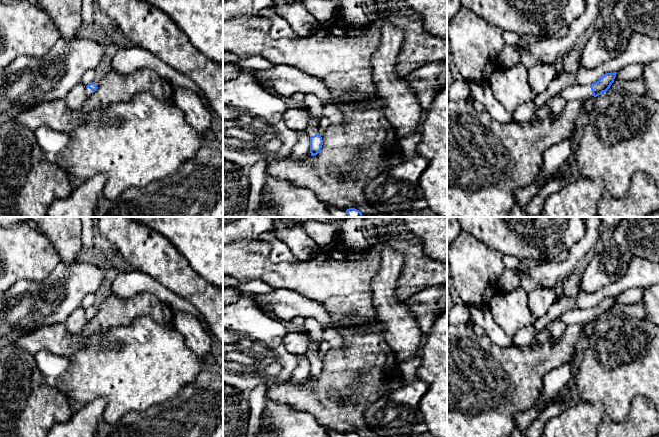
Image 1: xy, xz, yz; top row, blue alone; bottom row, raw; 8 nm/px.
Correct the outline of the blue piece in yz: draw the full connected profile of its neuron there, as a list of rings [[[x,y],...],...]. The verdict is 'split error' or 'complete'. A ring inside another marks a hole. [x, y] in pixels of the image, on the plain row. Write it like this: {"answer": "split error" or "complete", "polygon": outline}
{"answer": "split error", "polygon": [[[617,296],[604,298],[597,306],[587,309],[573,309],[562,313],[557,319],[566,325],[597,321],[606,316],[614,306]]]}

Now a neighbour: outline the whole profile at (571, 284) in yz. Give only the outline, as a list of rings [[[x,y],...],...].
[[[576,270],[567,275],[562,282],[562,290],[564,296],[570,299],[575,299],[581,292],[581,279],[582,275]]]

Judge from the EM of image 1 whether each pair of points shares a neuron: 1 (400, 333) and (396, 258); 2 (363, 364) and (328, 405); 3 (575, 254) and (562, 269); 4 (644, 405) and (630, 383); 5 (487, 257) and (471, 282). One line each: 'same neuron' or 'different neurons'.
1: same neuron
2: same neuron
3: same neuron
4: different neurons
5: same neuron

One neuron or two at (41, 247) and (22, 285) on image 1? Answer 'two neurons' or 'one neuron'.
two neurons

